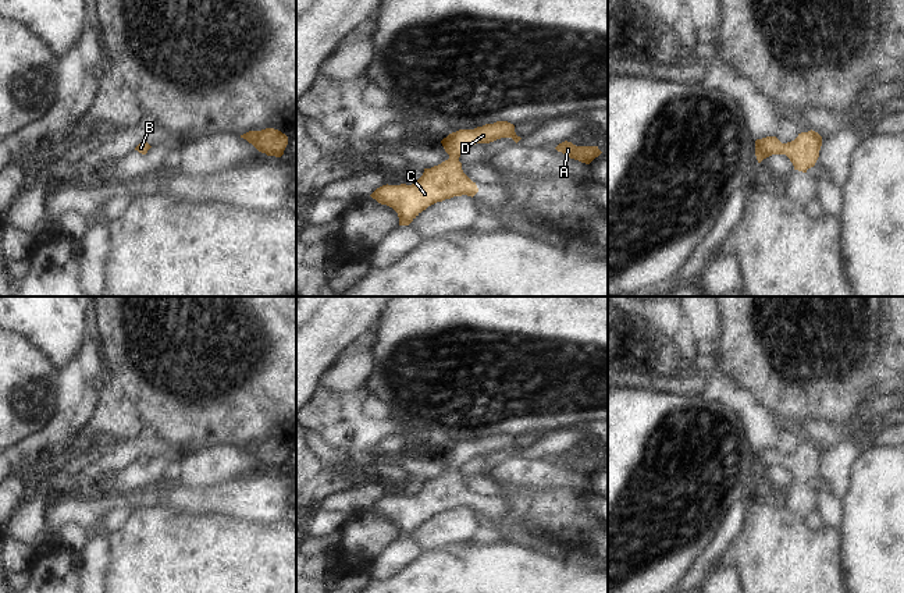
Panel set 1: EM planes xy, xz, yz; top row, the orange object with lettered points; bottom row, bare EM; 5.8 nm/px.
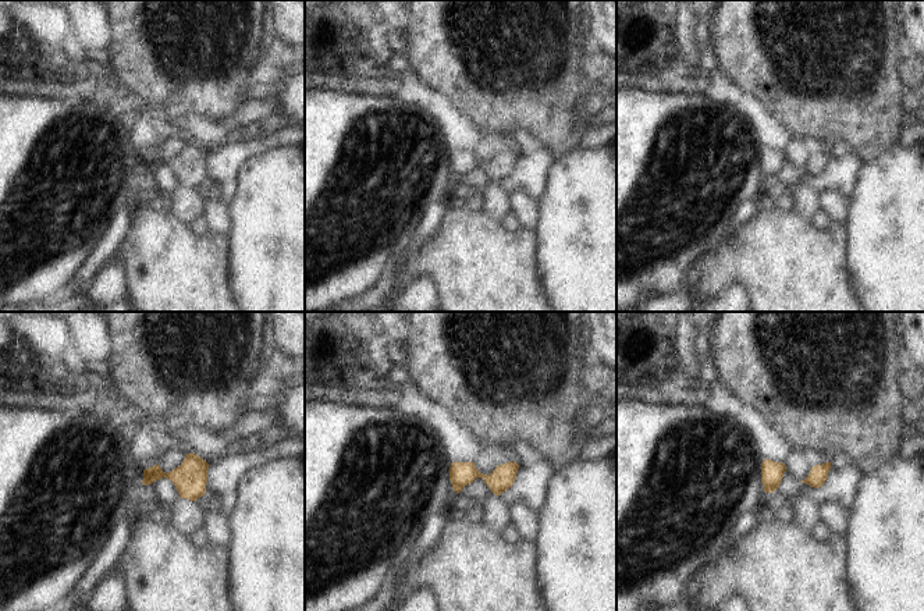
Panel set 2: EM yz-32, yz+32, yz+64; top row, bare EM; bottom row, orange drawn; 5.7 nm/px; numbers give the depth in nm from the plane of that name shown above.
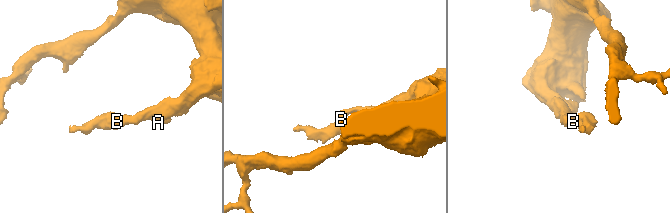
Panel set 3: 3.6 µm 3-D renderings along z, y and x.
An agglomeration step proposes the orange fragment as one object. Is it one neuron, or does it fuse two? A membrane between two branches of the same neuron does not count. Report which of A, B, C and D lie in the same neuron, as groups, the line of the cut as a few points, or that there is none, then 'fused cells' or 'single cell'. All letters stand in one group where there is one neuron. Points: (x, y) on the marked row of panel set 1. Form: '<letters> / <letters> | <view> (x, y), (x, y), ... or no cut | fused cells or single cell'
A B C D | no cut | single cell

